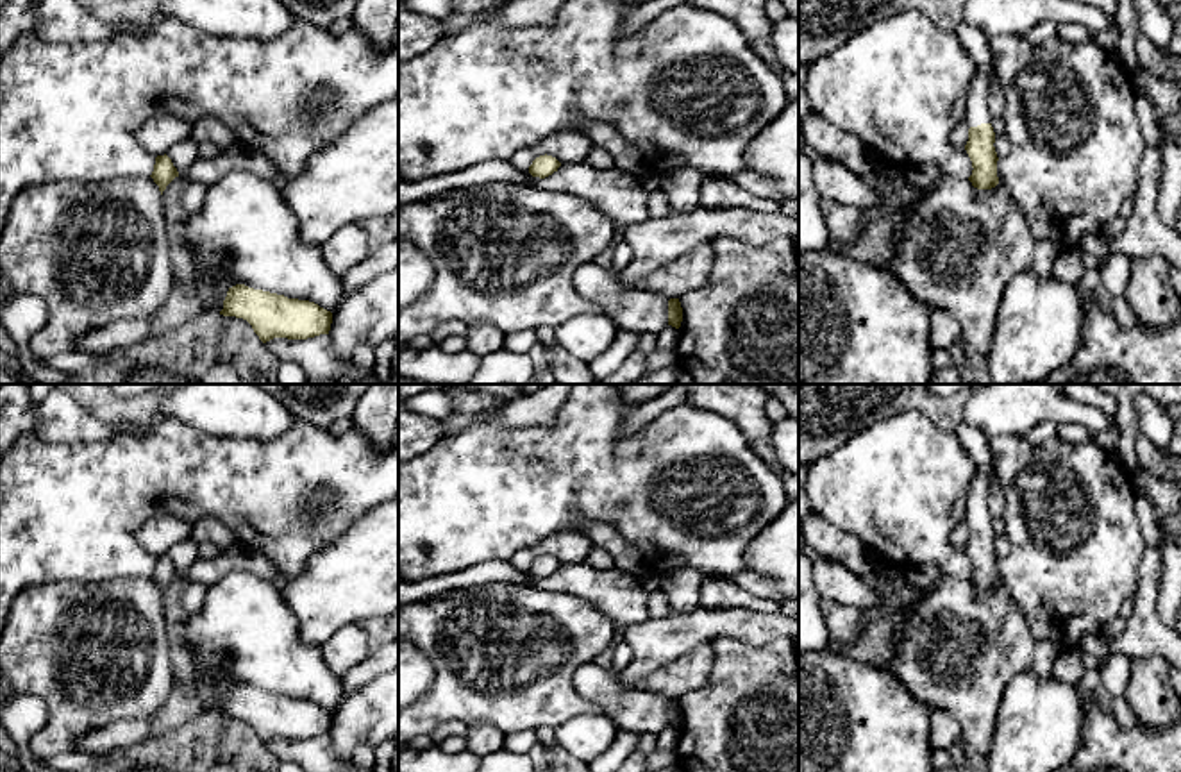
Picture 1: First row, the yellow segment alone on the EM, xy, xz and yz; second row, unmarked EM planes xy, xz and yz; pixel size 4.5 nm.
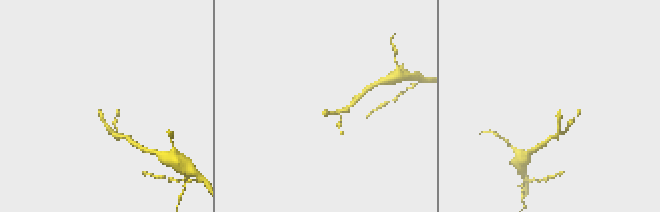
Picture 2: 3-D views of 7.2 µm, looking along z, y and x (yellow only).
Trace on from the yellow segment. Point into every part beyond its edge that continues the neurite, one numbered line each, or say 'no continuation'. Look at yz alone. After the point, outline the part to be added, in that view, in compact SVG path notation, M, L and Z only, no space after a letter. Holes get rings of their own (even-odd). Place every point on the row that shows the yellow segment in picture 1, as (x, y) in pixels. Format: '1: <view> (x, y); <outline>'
1: yz (978, 108); M976 68L967 95L965 122L968 123L968 127L992 123L993 116L990 114L988 102L990 84L992 77L983 68Z

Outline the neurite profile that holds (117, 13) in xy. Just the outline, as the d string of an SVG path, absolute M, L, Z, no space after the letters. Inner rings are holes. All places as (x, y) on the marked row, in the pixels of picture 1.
M77 0L77 4L120 32L127 23L152 27L159 0Z

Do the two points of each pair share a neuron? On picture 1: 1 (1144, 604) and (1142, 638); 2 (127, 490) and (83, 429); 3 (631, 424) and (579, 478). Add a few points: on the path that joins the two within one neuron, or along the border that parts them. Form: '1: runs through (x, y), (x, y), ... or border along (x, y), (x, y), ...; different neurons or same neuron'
1: runs through (1144, 613), (1144, 629); same neuron
2: border along (118, 433), (106, 440), (47, 440); different neurons
3: border along (660, 413), (629, 433), (619, 433); different neurons

